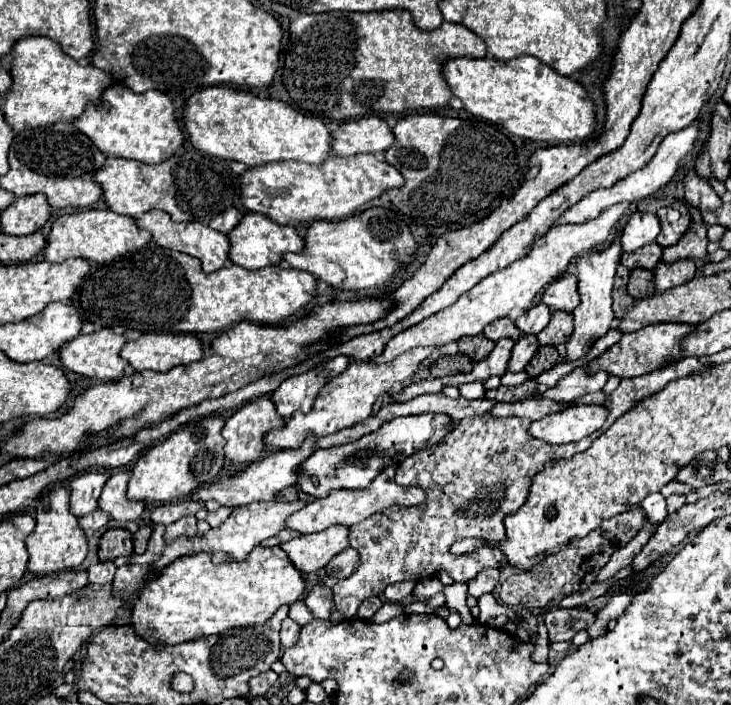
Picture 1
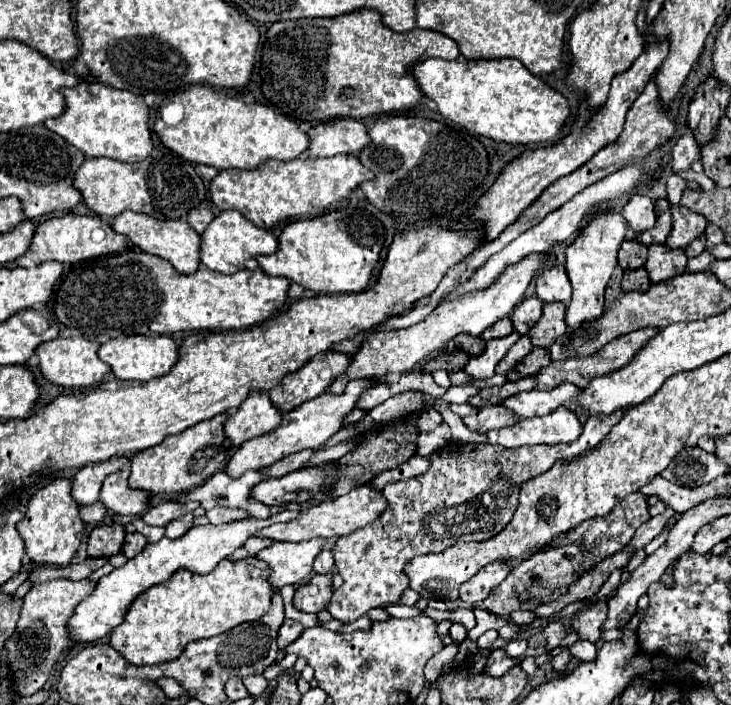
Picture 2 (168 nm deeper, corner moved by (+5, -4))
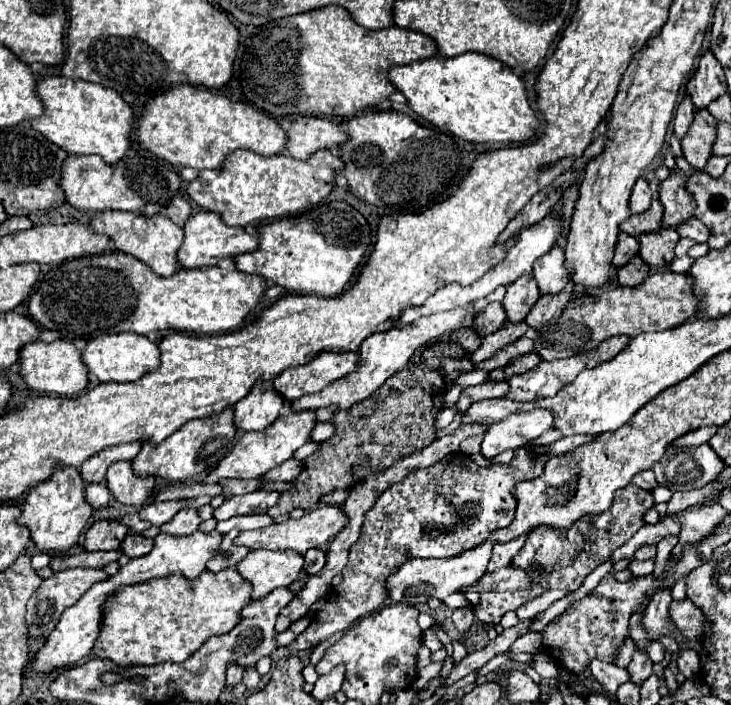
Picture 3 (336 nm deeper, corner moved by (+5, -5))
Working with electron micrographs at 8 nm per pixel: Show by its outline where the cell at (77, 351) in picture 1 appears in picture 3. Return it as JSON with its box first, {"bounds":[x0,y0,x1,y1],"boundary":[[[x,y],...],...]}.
{"bounds":[20,340,88,396],"boundary":[[[36,340],[32,344],[26,344],[20,350],[20,364],[22,364],[20,374],[24,376],[26,384],[38,392],[72,396],[88,386],[88,370],[86,364],[82,362],[82,350],[66,340],[54,340],[54,342]]]}

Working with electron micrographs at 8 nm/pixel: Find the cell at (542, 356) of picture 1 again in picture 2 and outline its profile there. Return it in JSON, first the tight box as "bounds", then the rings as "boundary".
{"bounds":[506,347,550,381],"boundary":[[[534,347],[532,353],[526,355],[526,359],[522,359],[514,369],[510,369],[506,373],[506,379],[510,381],[516,381],[516,379],[522,379],[522,377],[530,377],[532,373],[536,373],[538,369],[546,367],[550,363],[550,353],[548,349],[544,347]]]}

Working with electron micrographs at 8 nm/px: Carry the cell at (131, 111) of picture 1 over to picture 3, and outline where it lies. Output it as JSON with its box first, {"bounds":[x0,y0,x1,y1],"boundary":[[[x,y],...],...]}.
{"bounds":[32,76,134,166],"boundary":[[[46,76],[38,82],[38,94],[46,112],[32,120],[32,128],[68,154],[98,154],[104,162],[114,166],[130,150],[134,112],[116,90],[64,76]]]}

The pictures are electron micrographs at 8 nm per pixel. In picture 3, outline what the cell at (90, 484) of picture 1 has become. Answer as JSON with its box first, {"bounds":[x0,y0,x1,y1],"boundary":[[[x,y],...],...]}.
{"bounds":[80,442,140,484],"boundary":[[[132,442],[132,444],[122,444],[122,446],[110,446],[108,450],[102,450],[100,454],[96,454],[94,458],[86,460],[80,468],[82,480],[86,484],[94,484],[94,482],[102,482],[106,476],[106,470],[110,464],[120,462],[120,460],[132,460],[140,450],[140,442]]]}

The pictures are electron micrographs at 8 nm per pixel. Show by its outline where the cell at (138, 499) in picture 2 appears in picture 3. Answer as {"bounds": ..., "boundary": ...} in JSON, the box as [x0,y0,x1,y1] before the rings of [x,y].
{"bounds":[106,462,154,508],"boundary":[[[116,462],[106,472],[106,484],[116,502],[140,508],[152,496],[154,478],[138,478],[132,474],[130,462]]]}

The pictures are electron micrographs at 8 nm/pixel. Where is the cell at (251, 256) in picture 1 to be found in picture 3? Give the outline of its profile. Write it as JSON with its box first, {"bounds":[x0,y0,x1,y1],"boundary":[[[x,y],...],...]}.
{"bounds":[178,212,258,268],"boundary":[[[198,212],[190,216],[184,226],[184,244],[178,250],[178,260],[184,268],[202,268],[202,266],[218,266],[222,258],[234,258],[238,254],[254,252],[258,248],[258,236],[248,234],[244,228],[232,228],[222,222],[220,214],[214,212]]]}

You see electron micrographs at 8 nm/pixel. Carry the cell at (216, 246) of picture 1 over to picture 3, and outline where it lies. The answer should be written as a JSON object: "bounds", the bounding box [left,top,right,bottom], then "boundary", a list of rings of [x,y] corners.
{"bounds":[90,212,184,276],"boundary":[[[100,212],[92,218],[90,222],[98,234],[106,234],[114,240],[116,248],[120,252],[132,254],[146,262],[158,276],[172,276],[178,272],[180,262],[178,262],[178,250],[182,246],[184,238],[184,228],[170,222],[170,218],[158,214],[158,216],[138,216],[130,212]]]}

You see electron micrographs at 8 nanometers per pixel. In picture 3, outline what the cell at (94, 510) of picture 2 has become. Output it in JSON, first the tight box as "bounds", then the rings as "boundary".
{"bounds":[86,482,110,510],"boundary":[[[100,482],[100,484],[94,484],[94,486],[86,486],[86,502],[94,510],[100,510],[100,508],[108,506],[108,500],[110,500],[110,492],[106,488],[106,482]]]}

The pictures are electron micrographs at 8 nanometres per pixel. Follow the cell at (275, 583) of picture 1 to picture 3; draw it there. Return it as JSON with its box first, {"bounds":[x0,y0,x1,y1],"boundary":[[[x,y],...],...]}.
{"bounds":[94,568,252,668],"boundary":[[[236,568],[220,572],[206,570],[196,580],[172,574],[138,586],[126,586],[104,604],[102,632],[94,644],[94,654],[122,668],[184,662],[208,638],[230,632],[240,622],[240,612],[250,600],[252,584]]]}

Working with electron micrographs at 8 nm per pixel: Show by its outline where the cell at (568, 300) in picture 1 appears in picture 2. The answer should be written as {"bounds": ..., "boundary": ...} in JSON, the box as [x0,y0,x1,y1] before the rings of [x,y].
{"bounds":[536,265,570,303],"boundary":[[[552,265],[536,277],[536,297],[544,303],[552,301],[570,301],[570,281],[564,265]]]}

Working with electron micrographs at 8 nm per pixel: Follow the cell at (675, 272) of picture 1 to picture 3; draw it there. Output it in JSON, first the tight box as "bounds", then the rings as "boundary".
{"bounds":[638,230,680,270],"boundary":[[[660,230],[654,234],[642,234],[638,238],[640,242],[640,256],[642,260],[658,270],[658,268],[666,268],[672,260],[674,260],[674,246],[680,240],[676,230]]]}

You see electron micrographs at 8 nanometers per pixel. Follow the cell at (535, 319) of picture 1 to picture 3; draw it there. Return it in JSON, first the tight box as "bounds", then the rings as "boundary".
{"bounds":[504,278,540,322],"boundary":[[[518,278],[516,282],[506,286],[506,296],[504,296],[504,310],[508,314],[510,322],[524,322],[530,306],[540,298],[538,286],[534,280]]]}

